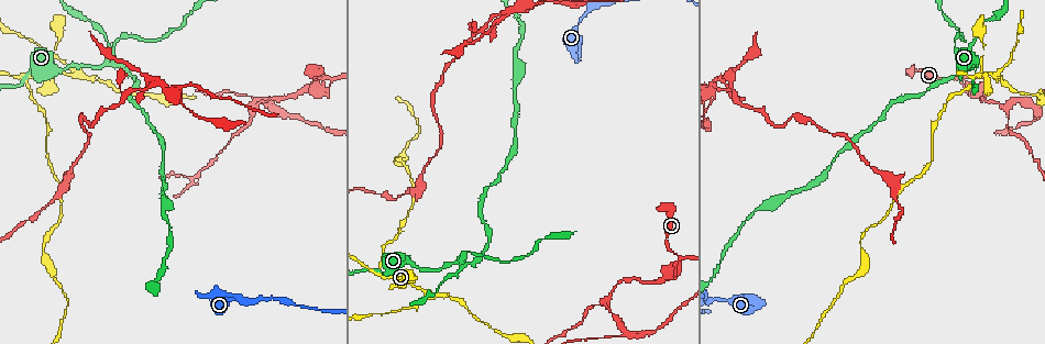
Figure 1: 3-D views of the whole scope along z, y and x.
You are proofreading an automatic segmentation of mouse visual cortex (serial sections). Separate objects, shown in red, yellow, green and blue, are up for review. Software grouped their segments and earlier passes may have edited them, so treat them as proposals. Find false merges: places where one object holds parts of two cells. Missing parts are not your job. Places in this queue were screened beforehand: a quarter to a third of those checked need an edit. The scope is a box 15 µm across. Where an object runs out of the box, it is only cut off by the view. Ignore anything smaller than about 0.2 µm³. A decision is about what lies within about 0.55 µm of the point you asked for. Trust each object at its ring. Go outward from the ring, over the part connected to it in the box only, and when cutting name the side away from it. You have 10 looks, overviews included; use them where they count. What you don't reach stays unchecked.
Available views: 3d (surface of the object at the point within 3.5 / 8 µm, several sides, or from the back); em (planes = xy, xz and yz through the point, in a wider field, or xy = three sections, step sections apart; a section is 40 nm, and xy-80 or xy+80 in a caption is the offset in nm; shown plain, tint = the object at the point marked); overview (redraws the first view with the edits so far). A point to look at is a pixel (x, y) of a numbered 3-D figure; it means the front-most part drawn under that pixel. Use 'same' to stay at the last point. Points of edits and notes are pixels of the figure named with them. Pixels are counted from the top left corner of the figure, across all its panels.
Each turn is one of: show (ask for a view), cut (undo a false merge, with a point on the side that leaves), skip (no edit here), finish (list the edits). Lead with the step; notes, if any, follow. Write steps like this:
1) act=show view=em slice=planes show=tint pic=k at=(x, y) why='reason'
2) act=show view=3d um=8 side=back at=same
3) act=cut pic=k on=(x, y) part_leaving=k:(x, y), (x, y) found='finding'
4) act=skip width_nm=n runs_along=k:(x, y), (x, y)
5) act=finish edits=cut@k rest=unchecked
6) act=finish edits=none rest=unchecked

act=show view=3d um=8 pic=1 at=(330, 78) why='sharp bend'

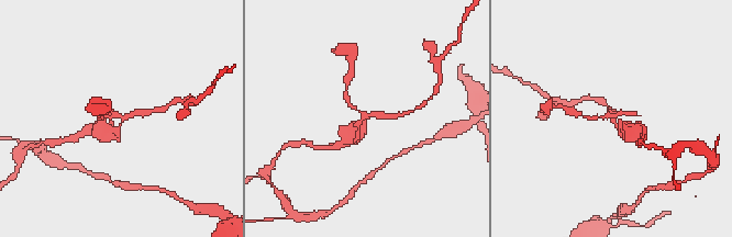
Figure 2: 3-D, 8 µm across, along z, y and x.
act=show view=em slice=xy step=1 show=tint pic=2 at=(366, 115) why='need the tissue'

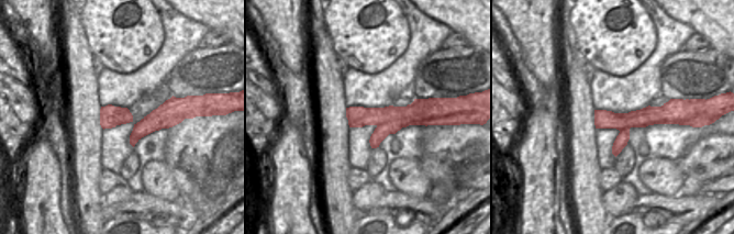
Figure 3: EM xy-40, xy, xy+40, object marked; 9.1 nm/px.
act=cut pic=2 on=(101, 128) part_leaving=2:(122, 120), (117, 131), (92, 128) found='two cells meet here'

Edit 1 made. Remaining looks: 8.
act=show view=em slice=planes show=tint pic=1 at=(381, 275) why='abrupt turn'

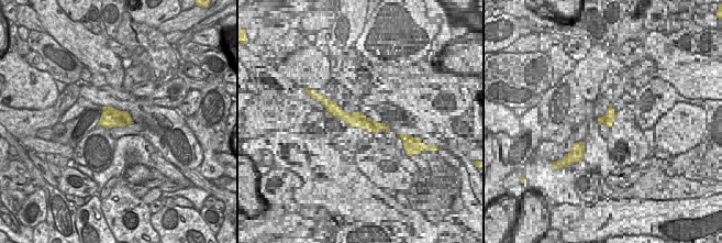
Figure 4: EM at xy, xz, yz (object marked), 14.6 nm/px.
act=show view=3d um=3.5 at=same why='see where the arms go'

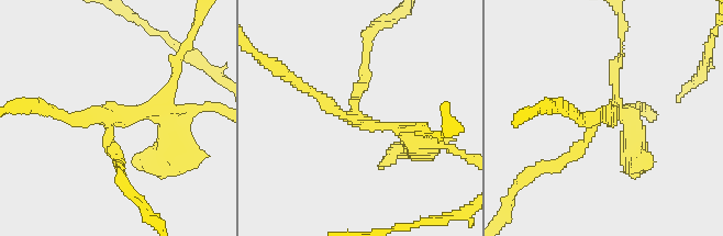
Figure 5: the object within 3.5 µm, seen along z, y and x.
act=cut pic=5 on=(579, 154) found='two cells meet here'

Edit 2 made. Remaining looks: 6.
act=show view=3d um=3.5 pic=1 at=(74, 76) why='abrupt turn'

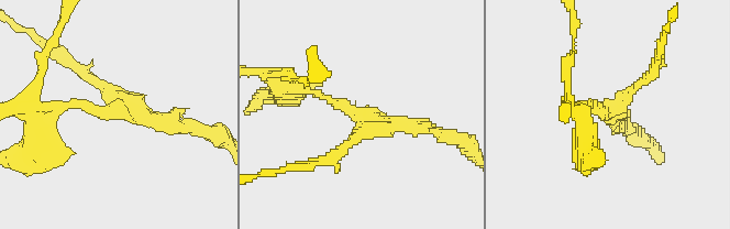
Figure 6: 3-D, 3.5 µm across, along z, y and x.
act=show view=em slice=xy step=5 show=tint pic=6 at=(611, 110) why='now the EM'

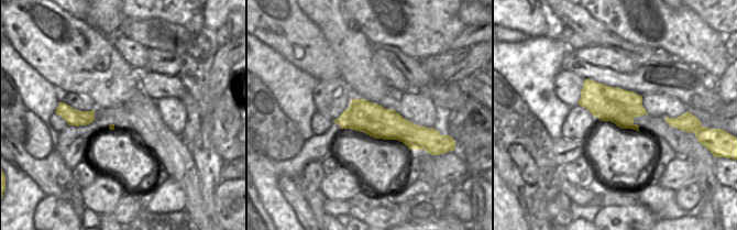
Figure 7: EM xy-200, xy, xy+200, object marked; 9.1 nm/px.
act=cut pic=6 on=(93, 80) arm_widths_nm=150,150,200 found='a second cell is stuck on'

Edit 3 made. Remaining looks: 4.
act=show view=3d um=3.5 pic=1 at=(110, 61) why='four arms meet'

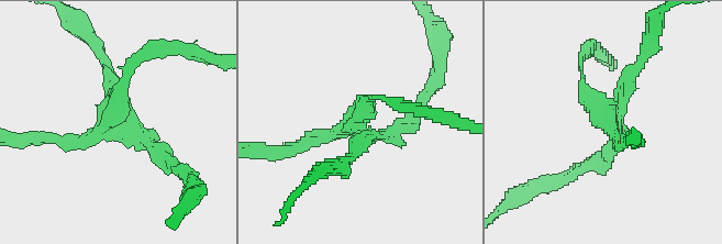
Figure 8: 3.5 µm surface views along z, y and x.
act=cut pic=8 on=(107, 77) arm_widths_nm=100,200,200,200 part_leaving=8:(132, 117), (139, 134), (182, 175) found='two cells meet here'

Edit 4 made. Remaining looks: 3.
act=finish edits=cut@2,cut@5,cut@6,cut@8 rest=unchecked

